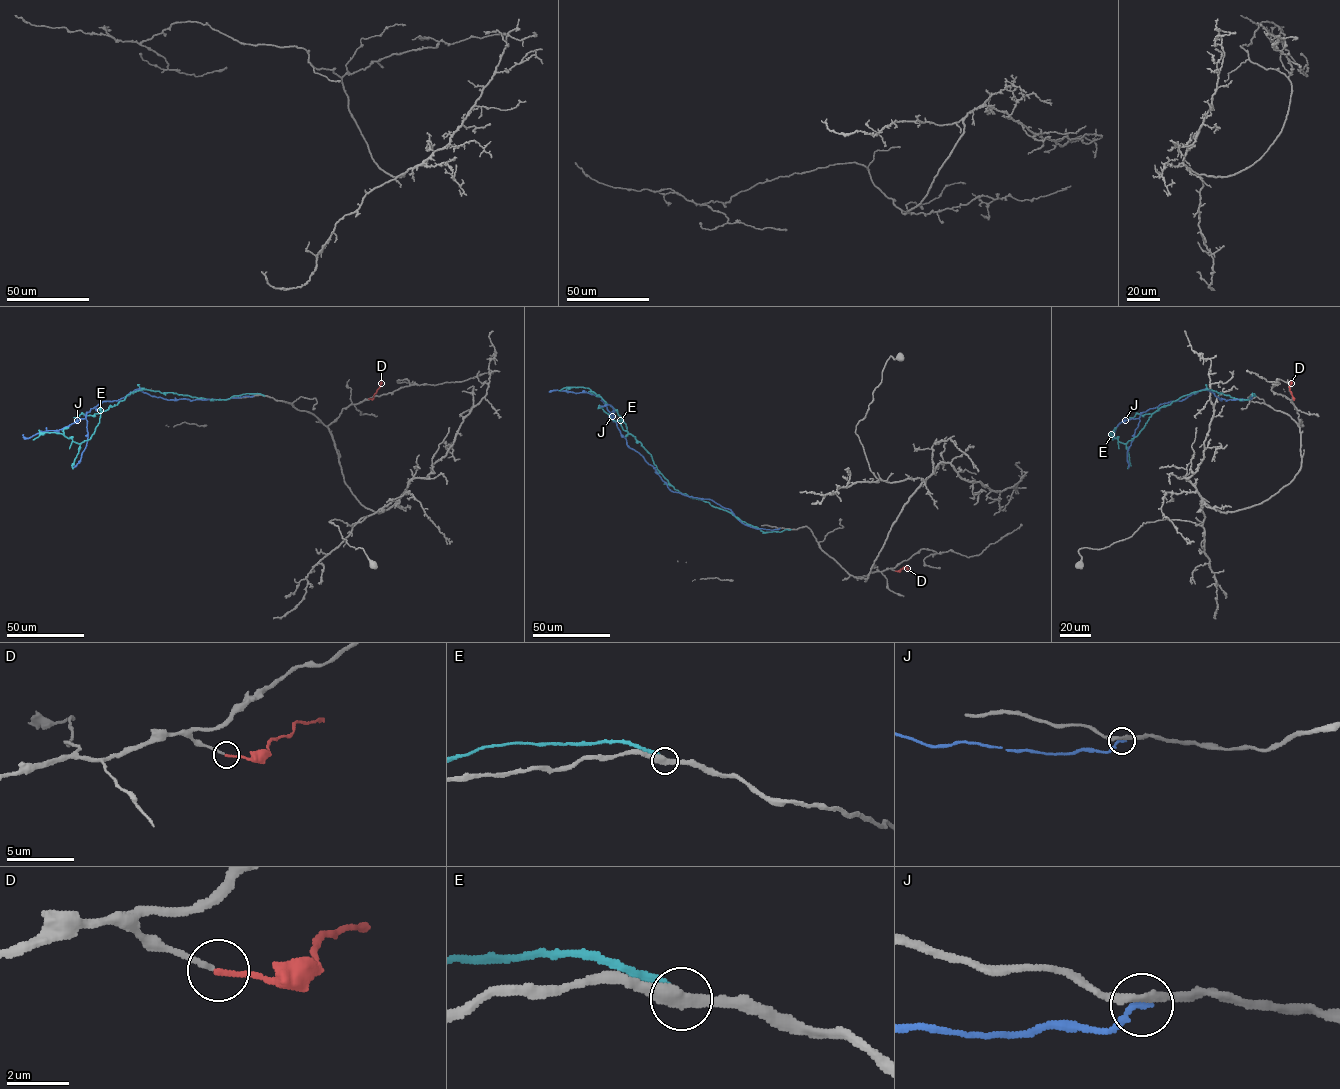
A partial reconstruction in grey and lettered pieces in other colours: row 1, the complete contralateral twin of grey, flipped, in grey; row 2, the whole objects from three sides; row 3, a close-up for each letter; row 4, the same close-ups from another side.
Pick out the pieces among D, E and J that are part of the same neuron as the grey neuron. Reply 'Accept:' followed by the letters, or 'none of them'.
Accept: D

